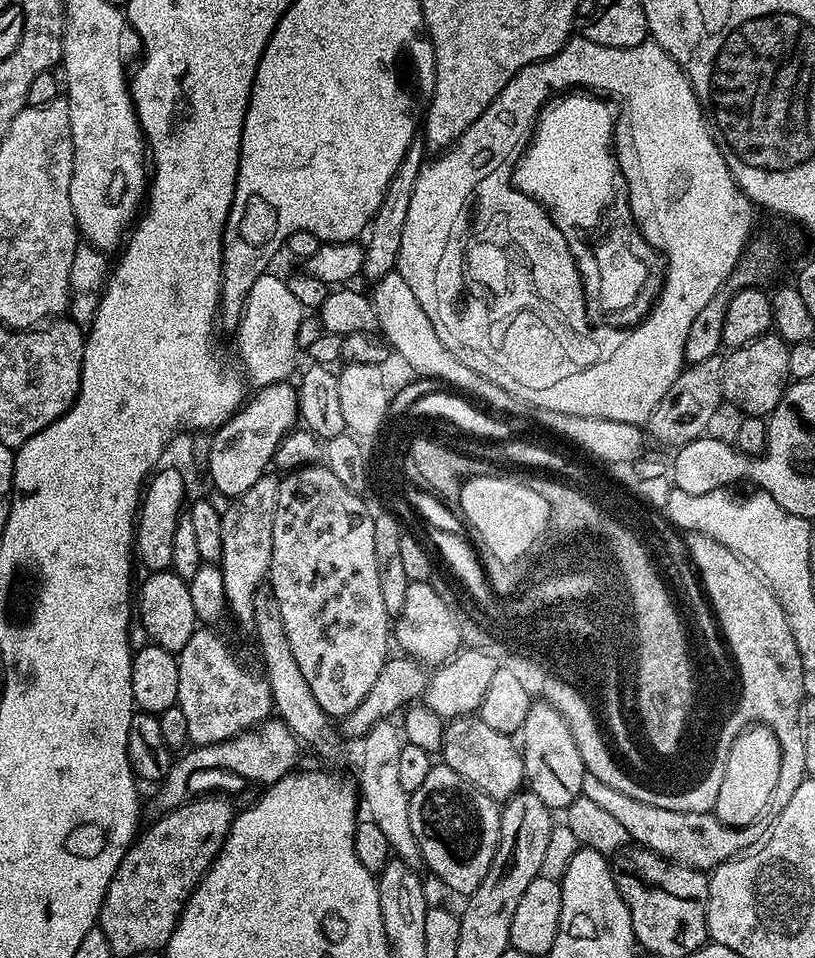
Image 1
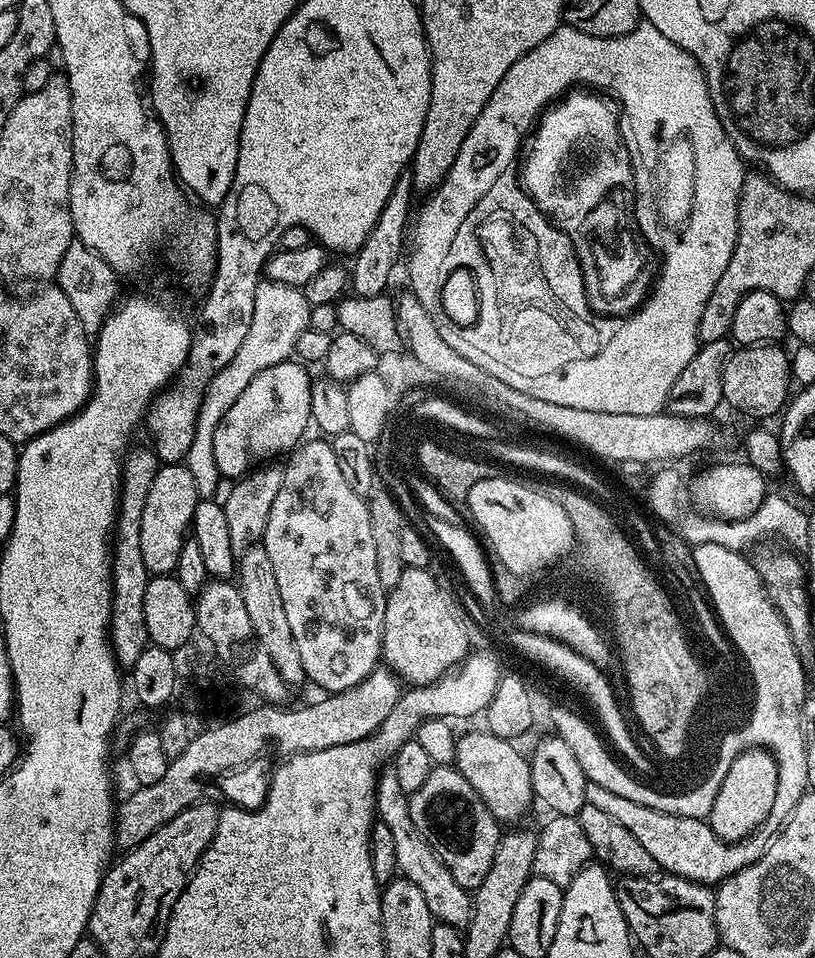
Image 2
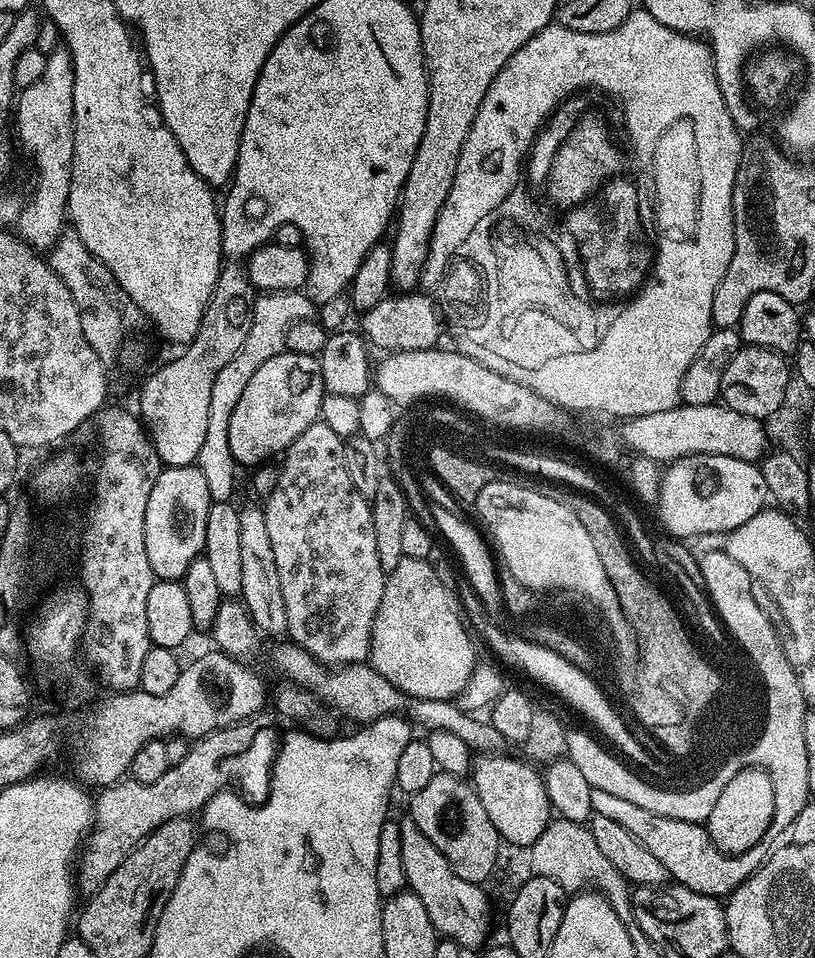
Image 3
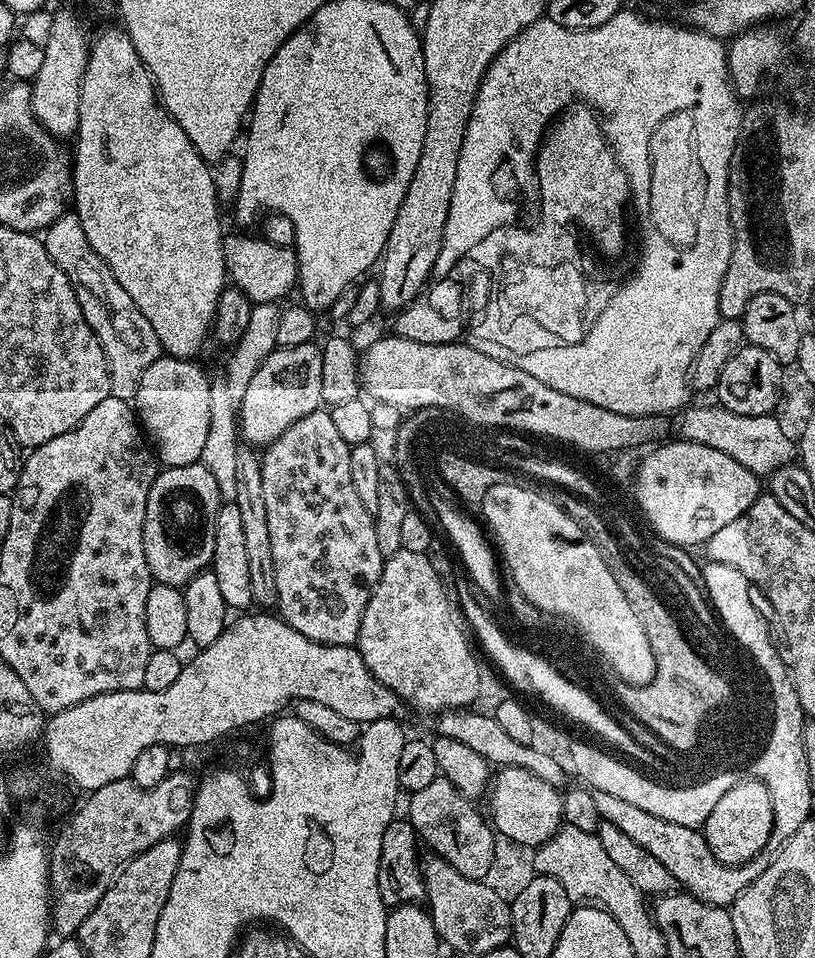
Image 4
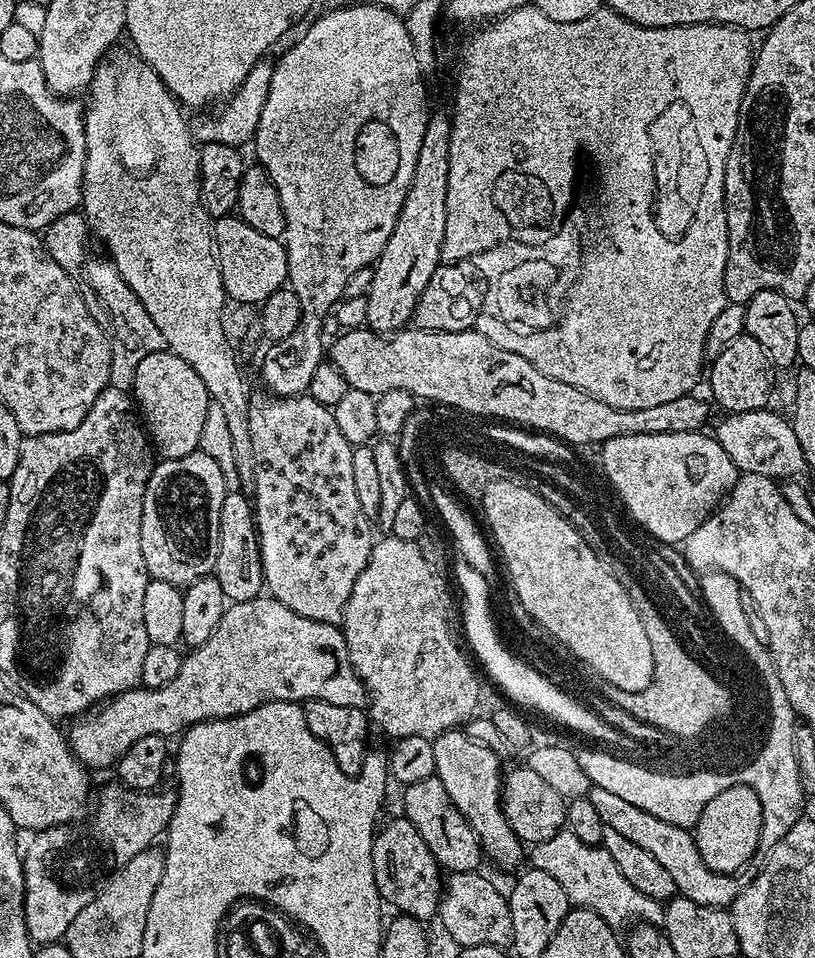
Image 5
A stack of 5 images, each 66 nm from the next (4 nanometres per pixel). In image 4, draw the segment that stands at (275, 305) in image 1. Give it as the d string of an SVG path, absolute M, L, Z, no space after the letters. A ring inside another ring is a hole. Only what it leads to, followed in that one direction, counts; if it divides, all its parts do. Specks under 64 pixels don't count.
M257 304L251 307L247 328L243 336L233 347L234 351L227 364L222 380L212 383L211 390L211 418L210 430L207 432L206 444L203 446L201 463L211 471L218 482L220 496L223 501L235 501L237 494L237 475L235 473L235 459L237 458L238 428L234 419L238 414L238 405L245 396L246 388L251 378L257 373L259 366L270 353L277 348L277 330L279 309L273 304Z

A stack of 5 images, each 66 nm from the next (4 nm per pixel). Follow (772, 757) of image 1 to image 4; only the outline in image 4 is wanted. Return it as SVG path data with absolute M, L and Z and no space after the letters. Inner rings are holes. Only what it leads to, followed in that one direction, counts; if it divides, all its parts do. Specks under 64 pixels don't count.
M740 780L732 789L724 791L722 798L718 798L718 802L714 802L714 810L710 810L710 818L706 818L702 831L710 850L714 850L714 858L718 858L718 862L745 864L750 862L750 858L757 856L773 839L773 822L772 796L767 792L764 781Z

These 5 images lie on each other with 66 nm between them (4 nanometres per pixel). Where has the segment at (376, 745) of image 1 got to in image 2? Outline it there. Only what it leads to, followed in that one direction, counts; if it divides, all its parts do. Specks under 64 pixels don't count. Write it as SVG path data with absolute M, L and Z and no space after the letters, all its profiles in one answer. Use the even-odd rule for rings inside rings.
M390 770L381 771L376 782L376 814L379 823L386 825L394 838L397 873L403 879L414 882L418 890L422 890L426 906L430 906L433 921L449 924L461 930L467 928L468 919L472 916L472 896L469 889L454 882L454 874L446 870L438 854L434 854L430 842L426 842L426 838L422 838L422 834L414 826L410 818L410 794L402 790L398 778L394 778Z

